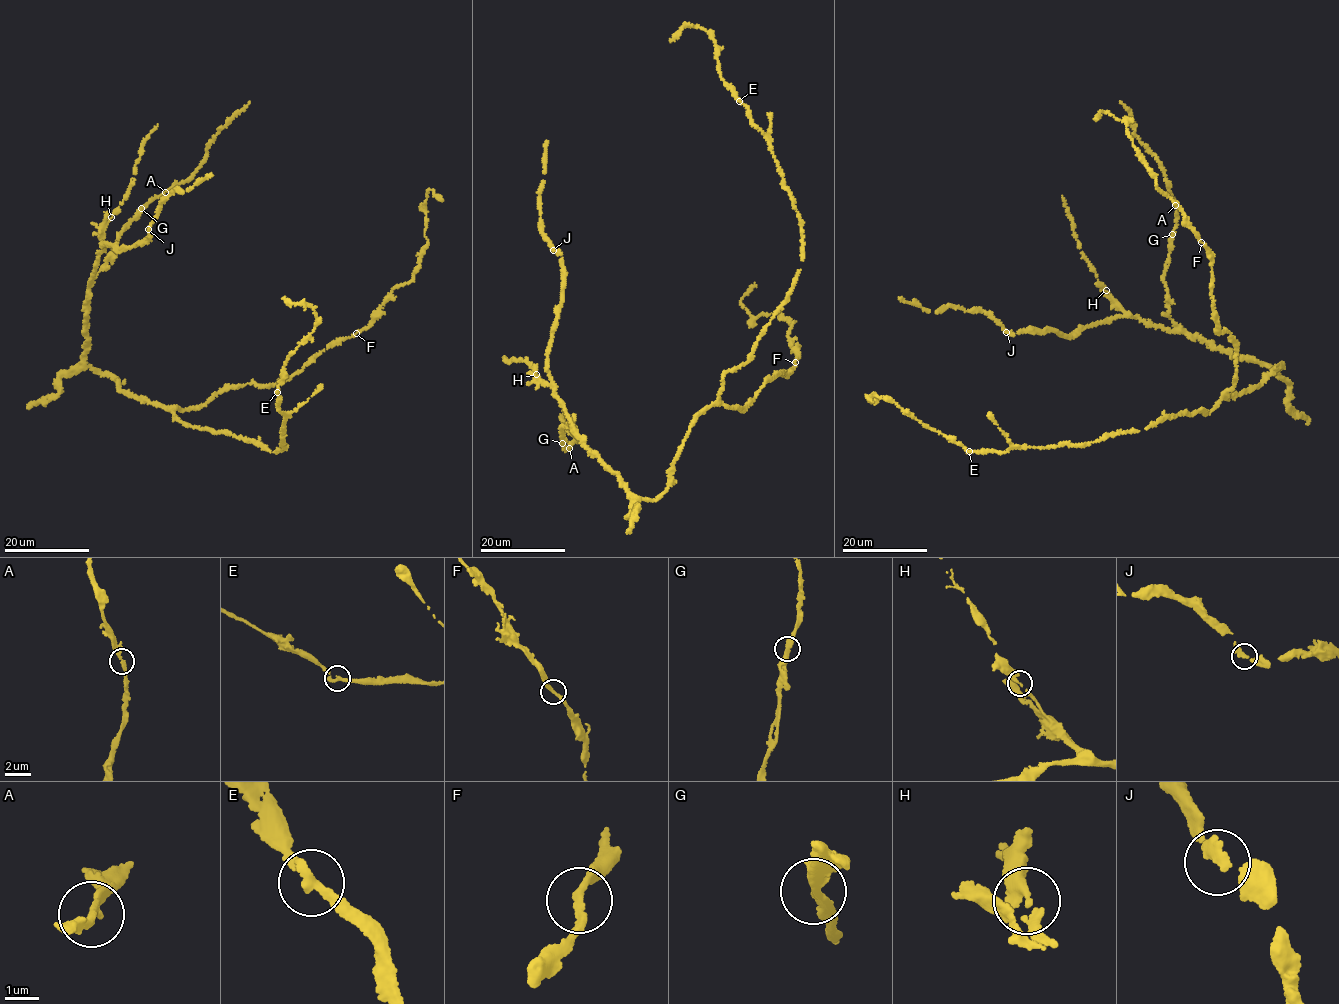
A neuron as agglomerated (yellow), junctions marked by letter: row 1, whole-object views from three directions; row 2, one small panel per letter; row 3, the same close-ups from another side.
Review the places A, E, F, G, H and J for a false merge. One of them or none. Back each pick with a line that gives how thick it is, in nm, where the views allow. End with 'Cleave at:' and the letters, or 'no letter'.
Cleave at: no letter

